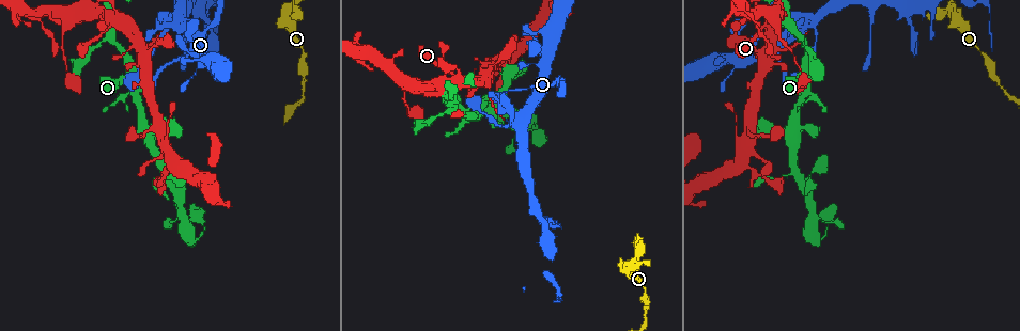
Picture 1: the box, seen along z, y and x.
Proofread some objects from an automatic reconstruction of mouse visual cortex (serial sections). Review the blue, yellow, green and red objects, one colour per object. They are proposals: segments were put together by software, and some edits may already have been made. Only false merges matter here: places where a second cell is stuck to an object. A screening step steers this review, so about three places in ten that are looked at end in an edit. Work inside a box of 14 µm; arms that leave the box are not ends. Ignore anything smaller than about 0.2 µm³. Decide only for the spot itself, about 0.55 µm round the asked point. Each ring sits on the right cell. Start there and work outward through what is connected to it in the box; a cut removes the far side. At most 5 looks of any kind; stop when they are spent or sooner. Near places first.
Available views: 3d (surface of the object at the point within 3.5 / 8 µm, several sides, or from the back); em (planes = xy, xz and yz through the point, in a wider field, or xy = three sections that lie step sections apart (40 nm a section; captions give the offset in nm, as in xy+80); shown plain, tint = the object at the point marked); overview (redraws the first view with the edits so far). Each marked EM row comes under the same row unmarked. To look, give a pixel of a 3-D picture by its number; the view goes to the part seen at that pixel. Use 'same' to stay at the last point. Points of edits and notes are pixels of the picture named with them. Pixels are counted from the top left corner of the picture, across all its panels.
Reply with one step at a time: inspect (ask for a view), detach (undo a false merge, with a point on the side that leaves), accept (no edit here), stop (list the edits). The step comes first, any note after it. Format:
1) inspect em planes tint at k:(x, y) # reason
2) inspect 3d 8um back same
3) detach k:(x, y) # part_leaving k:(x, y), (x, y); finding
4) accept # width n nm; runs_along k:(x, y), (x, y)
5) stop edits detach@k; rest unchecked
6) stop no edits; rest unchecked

inspect 3d 3.5um at 1:(177, 20) # abrupt turn

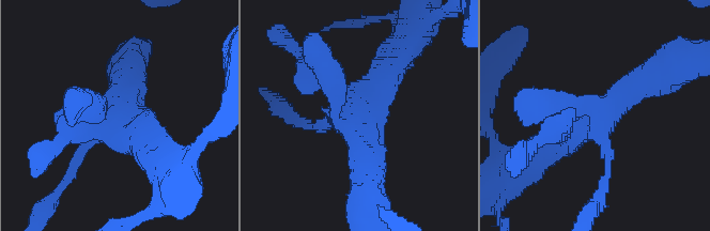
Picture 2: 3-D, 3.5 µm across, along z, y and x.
inspect em xy step 5 tint at 2:(118, 123)

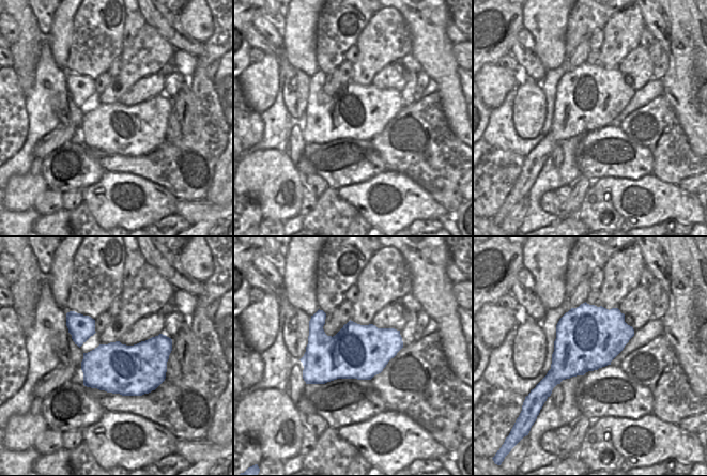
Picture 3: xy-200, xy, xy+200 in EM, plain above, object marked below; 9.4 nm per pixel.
inspect em xy step 2 tint same # cut it another way

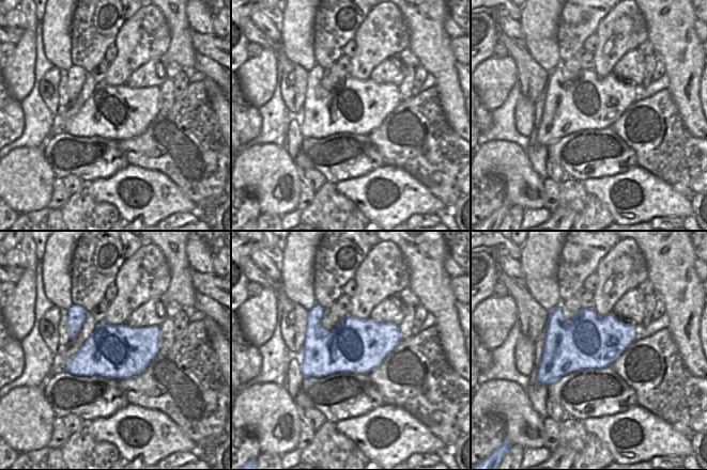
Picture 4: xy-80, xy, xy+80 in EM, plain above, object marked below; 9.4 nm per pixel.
accept # continuous, no second cell

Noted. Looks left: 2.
inspect 3d 3.5um at 1:(633, 261) # three arms meet

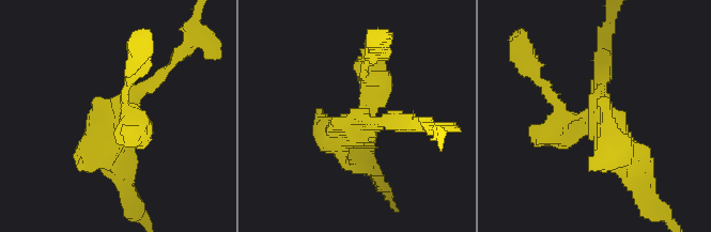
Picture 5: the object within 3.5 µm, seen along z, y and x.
inspect em planes tint at 5:(597, 120) # now the EM

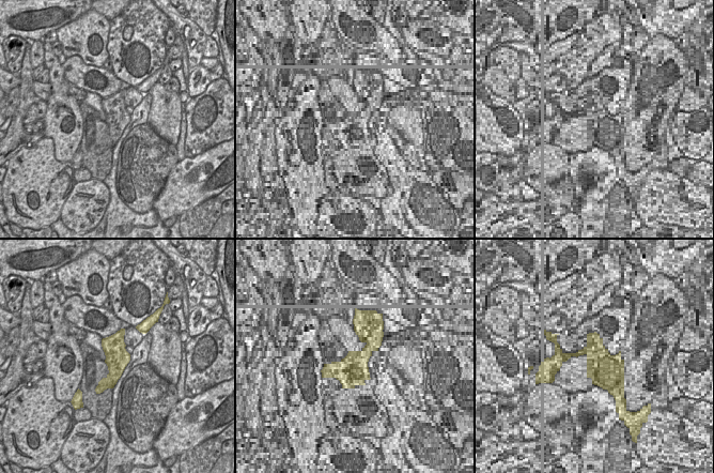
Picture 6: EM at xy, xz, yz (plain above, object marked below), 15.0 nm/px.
accept # runs_along 6:(122, 332), (114, 375), (101, 388); all the same cell

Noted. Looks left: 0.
stop no edits; rest unchecked

